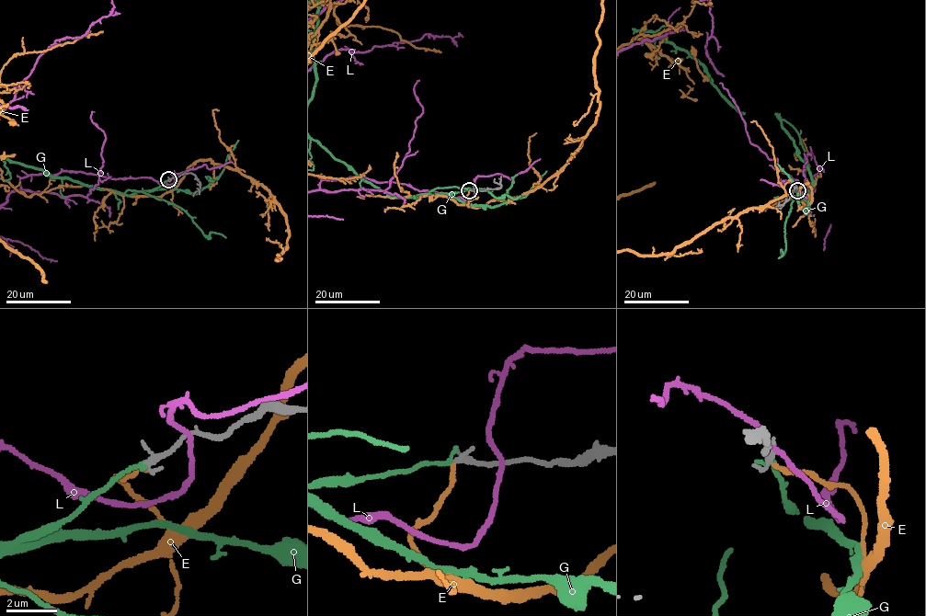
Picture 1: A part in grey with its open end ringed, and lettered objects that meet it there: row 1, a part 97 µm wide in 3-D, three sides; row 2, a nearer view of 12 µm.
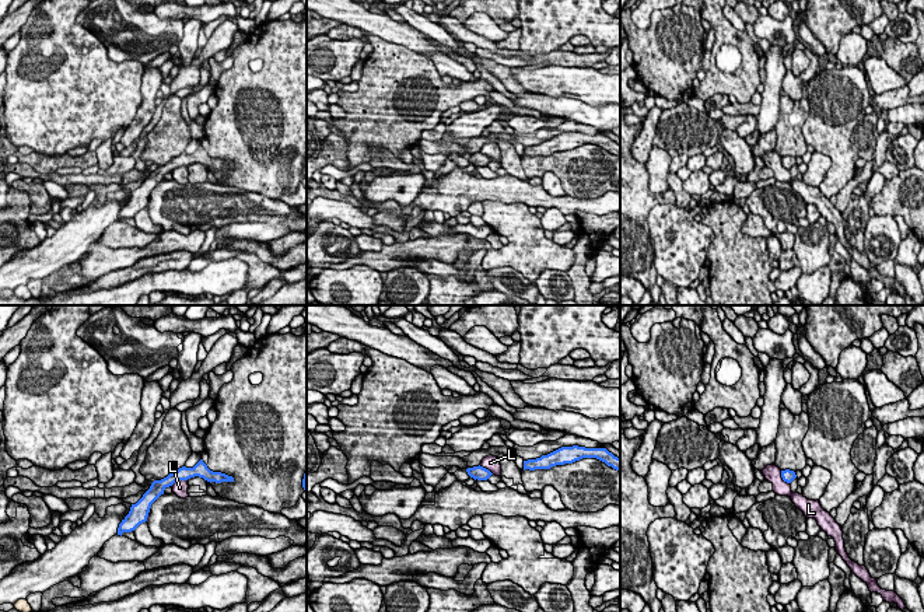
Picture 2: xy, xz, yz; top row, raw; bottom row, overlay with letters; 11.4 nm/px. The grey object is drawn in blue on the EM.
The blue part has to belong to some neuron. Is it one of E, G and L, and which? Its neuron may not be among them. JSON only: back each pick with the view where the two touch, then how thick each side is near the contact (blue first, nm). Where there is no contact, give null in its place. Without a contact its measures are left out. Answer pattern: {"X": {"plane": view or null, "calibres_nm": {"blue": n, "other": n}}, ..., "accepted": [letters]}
{"G": {"plane": null}, "accepted": ["G"]}

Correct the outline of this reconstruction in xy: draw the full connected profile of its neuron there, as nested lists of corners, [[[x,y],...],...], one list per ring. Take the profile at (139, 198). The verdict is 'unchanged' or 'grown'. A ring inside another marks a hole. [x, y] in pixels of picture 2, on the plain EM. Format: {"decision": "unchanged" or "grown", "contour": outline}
{"decision": "unchanged", "contour": [[[200,146],[193,154],[182,153],[178,157],[169,160],[161,167],[154,167],[150,175],[143,181],[143,183],[132,190],[129,200],[122,206],[118,214],[118,221],[122,223],[123,218],[134,217],[140,210],[147,207],[151,190],[164,181],[164,176],[172,172],[178,167],[188,167],[190,164],[203,164],[207,168],[234,168],[232,162],[228,162],[221,158],[213,158],[207,151]]]}

